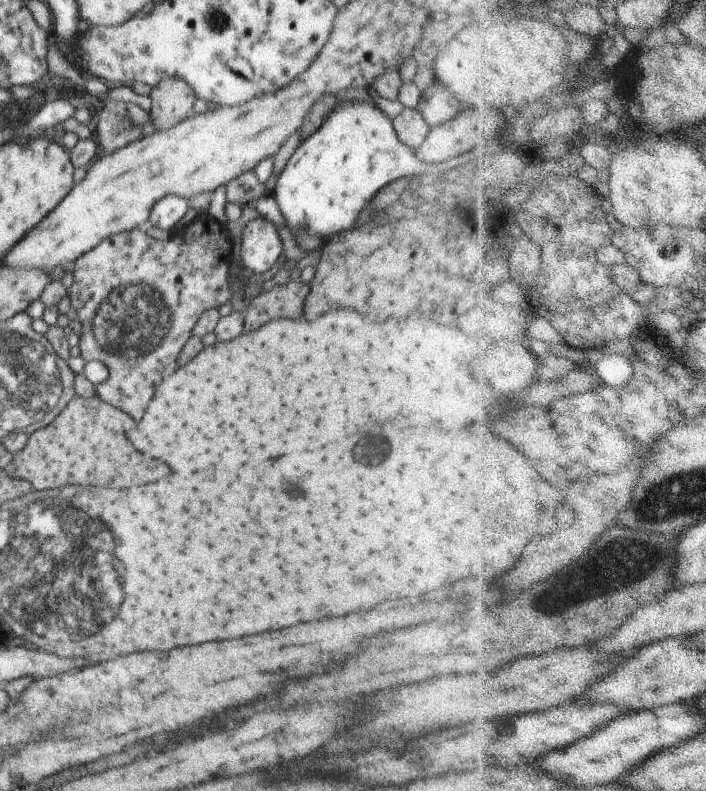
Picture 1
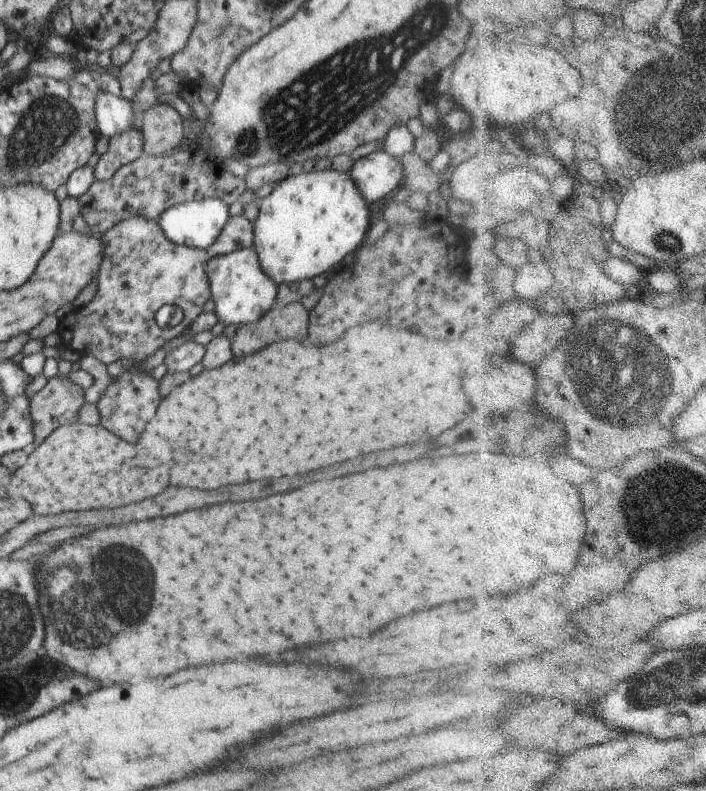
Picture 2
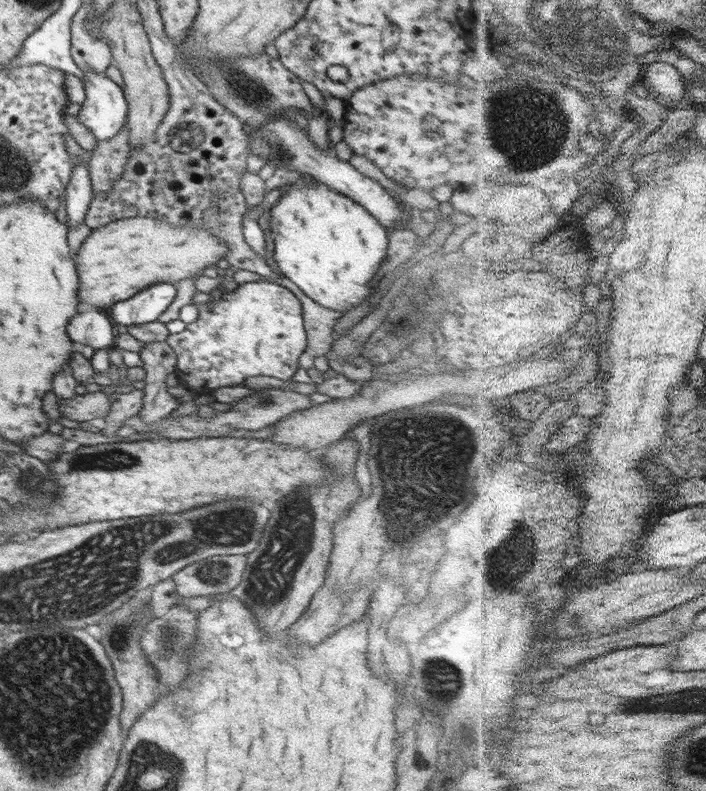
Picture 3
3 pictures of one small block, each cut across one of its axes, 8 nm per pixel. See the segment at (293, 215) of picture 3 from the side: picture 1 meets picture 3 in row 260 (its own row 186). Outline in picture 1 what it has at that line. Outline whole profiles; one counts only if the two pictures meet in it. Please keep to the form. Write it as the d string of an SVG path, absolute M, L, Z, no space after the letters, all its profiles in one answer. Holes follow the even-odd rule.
M339 99L337 103L336 108L323 119L320 127L311 136L302 141L294 150L294 153L288 159L284 170L279 174L275 188L272 190L275 201L277 202L277 207L280 209L281 215L284 215L285 223L287 224L286 227L288 227L291 232L296 229L308 231L311 235L318 235L324 242L328 241L334 235L339 235L341 232L352 229L358 213L364 206L368 206L368 203L373 200L380 188L386 186L386 184L390 184L392 180L396 180L396 178L400 178L401 176L415 176L425 167L424 162L417 154L410 147L407 147L400 142L396 131L394 130L393 120L377 105L373 105L366 101L342 101L341 99Z

